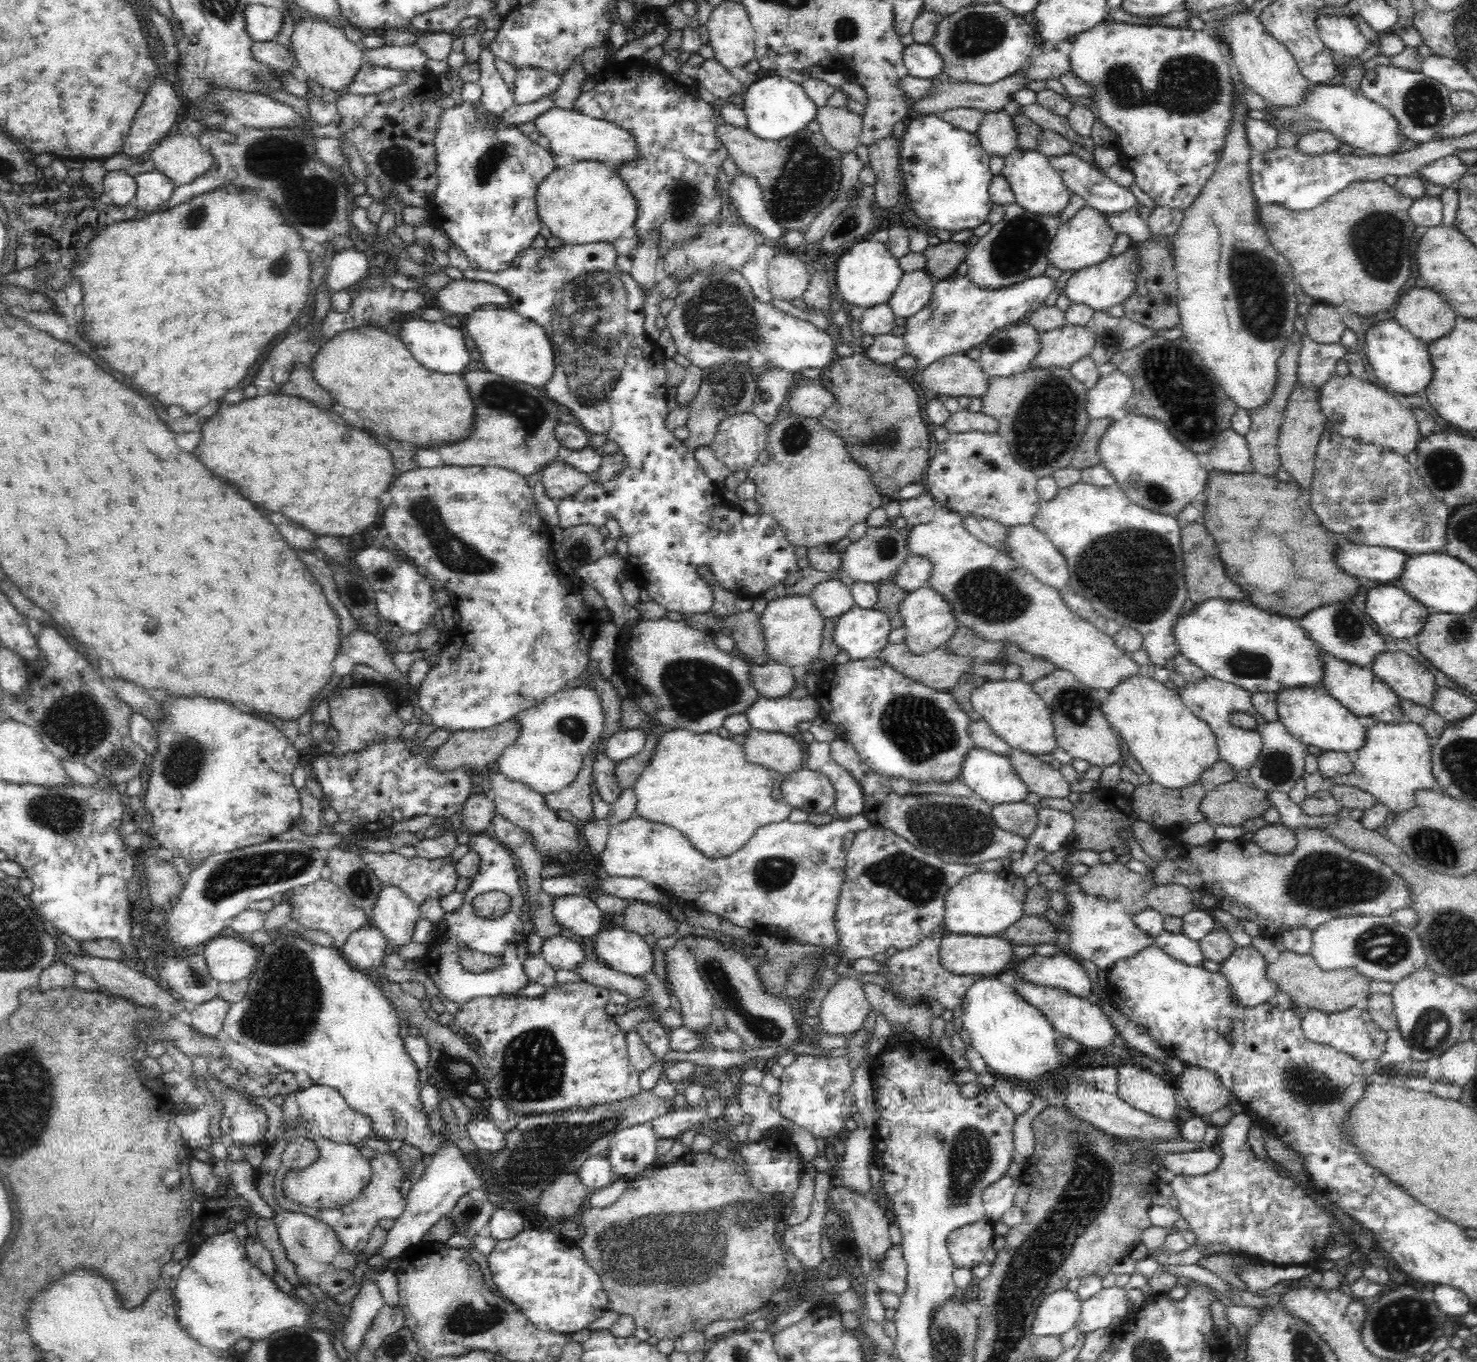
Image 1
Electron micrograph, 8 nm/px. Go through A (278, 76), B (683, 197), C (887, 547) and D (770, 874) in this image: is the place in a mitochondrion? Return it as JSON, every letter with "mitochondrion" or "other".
{"A":"other","B":"mitochondrion","C":"mitochondrion","D":"mitochondrion"}

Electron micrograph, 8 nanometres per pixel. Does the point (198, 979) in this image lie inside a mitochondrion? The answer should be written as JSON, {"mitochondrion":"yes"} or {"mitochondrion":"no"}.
{"mitochondrion":"yes"}

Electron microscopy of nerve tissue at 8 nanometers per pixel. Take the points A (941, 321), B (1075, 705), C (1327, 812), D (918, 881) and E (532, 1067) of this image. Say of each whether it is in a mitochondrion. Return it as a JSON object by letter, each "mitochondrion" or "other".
{"A":"mitochondrion","B":"mitochondrion","C":"other","D":"mitochondrion","E":"mitochondrion"}

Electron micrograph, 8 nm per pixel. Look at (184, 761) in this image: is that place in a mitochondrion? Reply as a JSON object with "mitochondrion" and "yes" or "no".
{"mitochondrion":"yes"}

